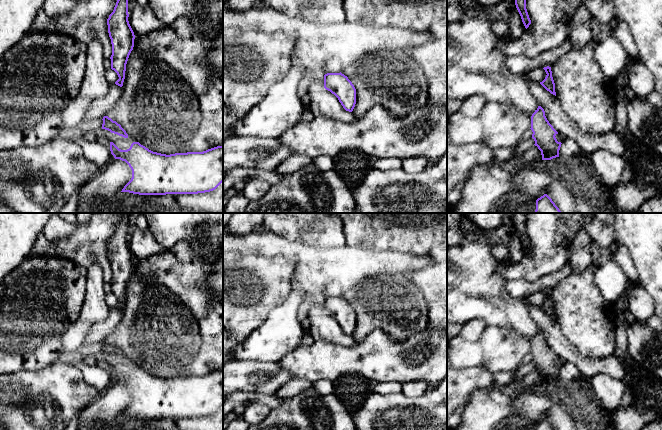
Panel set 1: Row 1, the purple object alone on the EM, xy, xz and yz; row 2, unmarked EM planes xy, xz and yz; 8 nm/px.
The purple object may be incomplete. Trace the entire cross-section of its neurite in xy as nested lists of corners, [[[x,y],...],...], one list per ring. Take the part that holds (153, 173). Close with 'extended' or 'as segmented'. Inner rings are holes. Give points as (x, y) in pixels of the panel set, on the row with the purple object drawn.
[[[110,142],[115,159],[125,161],[132,170],[131,180],[121,192],[139,195],[198,194],[215,190],[223,182],[223,146],[203,152],[161,154],[133,142],[129,149],[121,150]]]; as segmented

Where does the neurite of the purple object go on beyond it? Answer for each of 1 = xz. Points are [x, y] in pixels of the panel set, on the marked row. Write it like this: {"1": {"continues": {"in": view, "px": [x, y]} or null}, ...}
{"1": {"continues": null}}

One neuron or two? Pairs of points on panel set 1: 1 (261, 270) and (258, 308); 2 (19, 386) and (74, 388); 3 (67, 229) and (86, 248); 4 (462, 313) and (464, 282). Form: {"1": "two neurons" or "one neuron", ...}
{"1": "one neuron", "2": "one neuron", "3": "two neurons", "4": "two neurons"}

